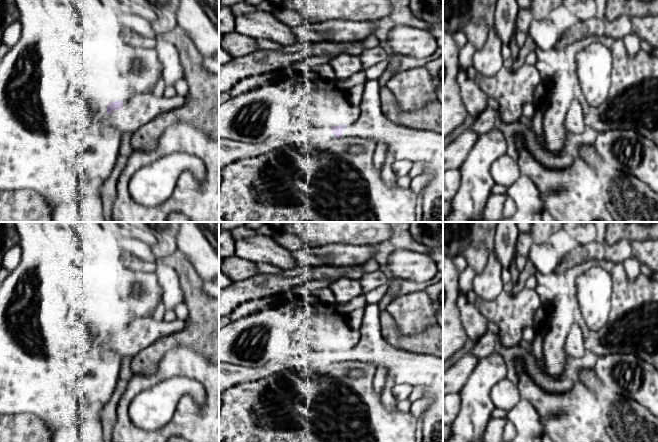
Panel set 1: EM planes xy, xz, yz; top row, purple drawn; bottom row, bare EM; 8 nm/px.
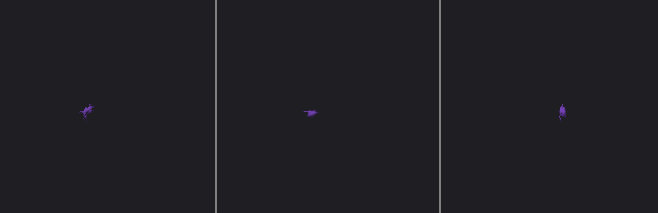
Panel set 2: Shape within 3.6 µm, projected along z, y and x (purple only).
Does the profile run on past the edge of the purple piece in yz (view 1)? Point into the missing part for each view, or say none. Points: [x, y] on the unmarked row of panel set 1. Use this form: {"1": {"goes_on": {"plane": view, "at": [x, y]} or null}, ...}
{"1": {"goes_on": null}}

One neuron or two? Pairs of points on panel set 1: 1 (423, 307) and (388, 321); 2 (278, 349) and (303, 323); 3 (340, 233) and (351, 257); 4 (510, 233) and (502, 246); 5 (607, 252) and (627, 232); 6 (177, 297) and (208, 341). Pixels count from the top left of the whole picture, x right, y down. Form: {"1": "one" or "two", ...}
{"1": "two", "2": "one", "3": "two", "4": "one", "5": "two", "6": "two"}

